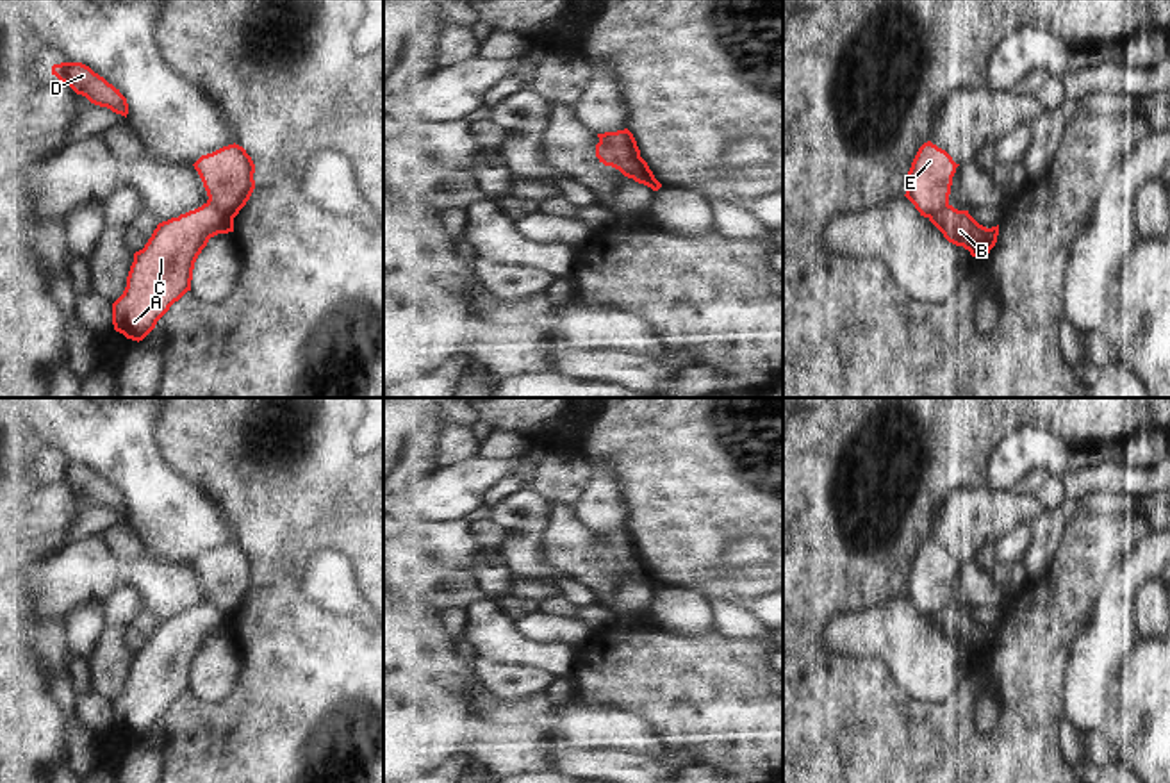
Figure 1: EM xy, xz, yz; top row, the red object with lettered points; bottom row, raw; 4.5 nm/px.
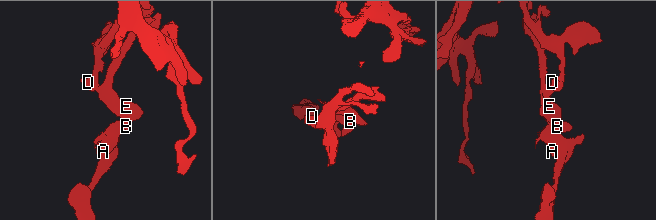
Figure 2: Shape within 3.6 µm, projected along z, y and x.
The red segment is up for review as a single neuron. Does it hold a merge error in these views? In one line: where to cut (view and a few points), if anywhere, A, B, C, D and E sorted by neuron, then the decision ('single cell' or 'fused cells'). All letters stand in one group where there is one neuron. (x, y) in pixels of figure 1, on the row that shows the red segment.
xz (600, 141), (612, 150), (626, 175) | A B C / D E | fused cells

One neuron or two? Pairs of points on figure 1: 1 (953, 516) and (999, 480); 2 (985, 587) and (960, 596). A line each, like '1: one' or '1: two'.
1: two
2: one

